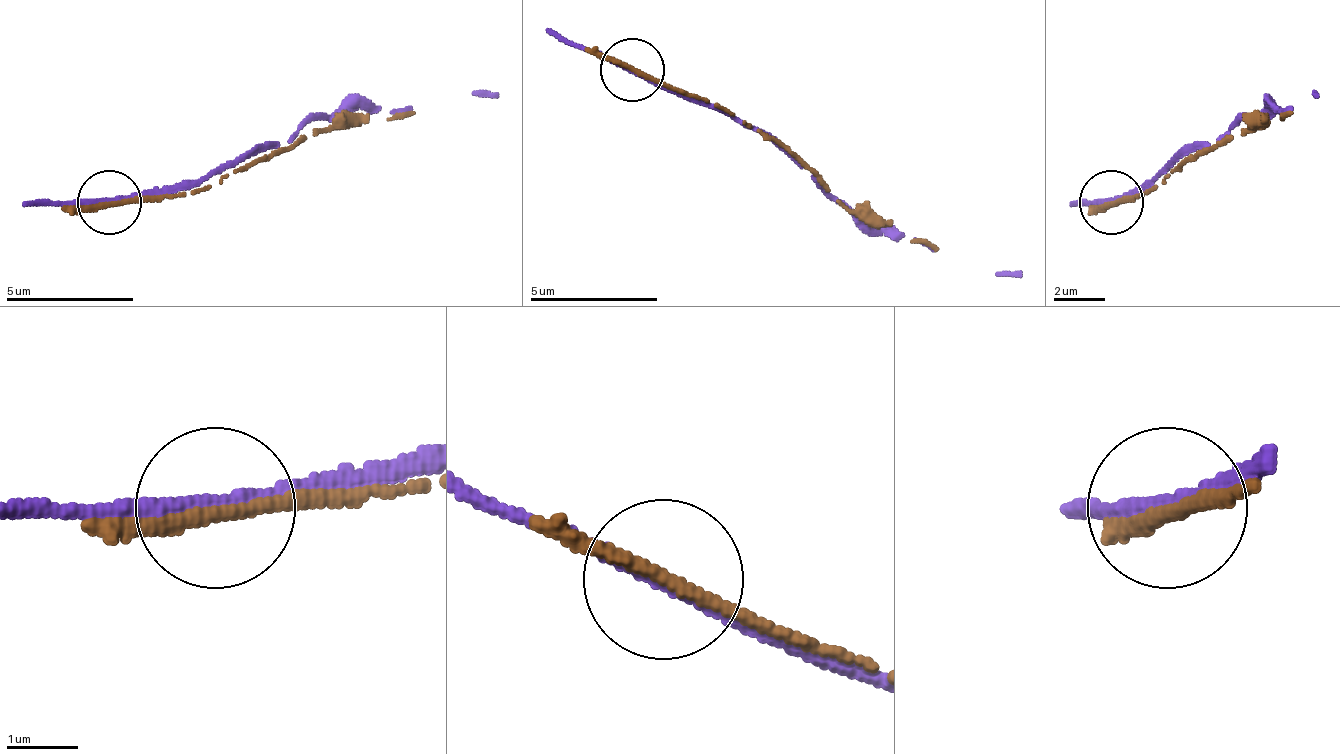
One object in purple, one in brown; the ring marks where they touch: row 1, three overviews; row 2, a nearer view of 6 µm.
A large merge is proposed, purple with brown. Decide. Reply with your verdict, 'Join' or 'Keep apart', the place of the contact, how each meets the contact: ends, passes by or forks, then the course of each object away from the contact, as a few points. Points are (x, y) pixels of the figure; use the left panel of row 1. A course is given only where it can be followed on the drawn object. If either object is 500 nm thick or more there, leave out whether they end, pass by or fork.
Keep apart. Place: (109, 202). At the ring purple passes by. At the ring brown passes by. Course of purple: (111, 200), (232, 168), (315, 117), (500, 98). Course of brown: (111, 200), (200, 194), (321, 130), (347, 130), (366, 117), (417, 111)

